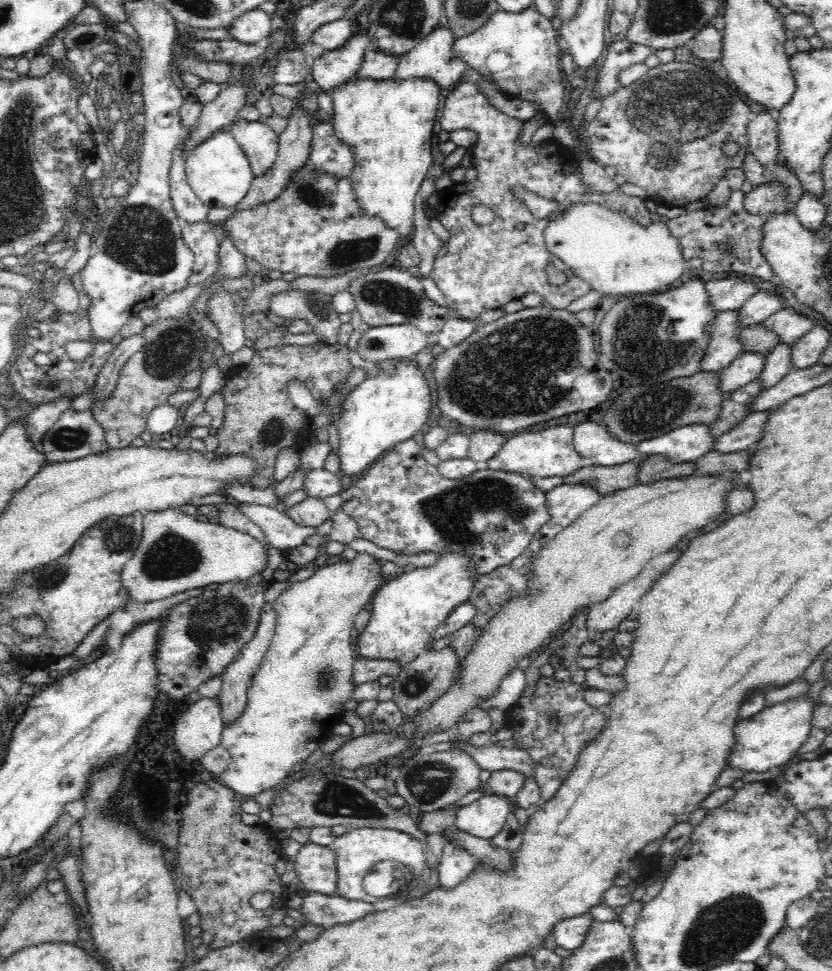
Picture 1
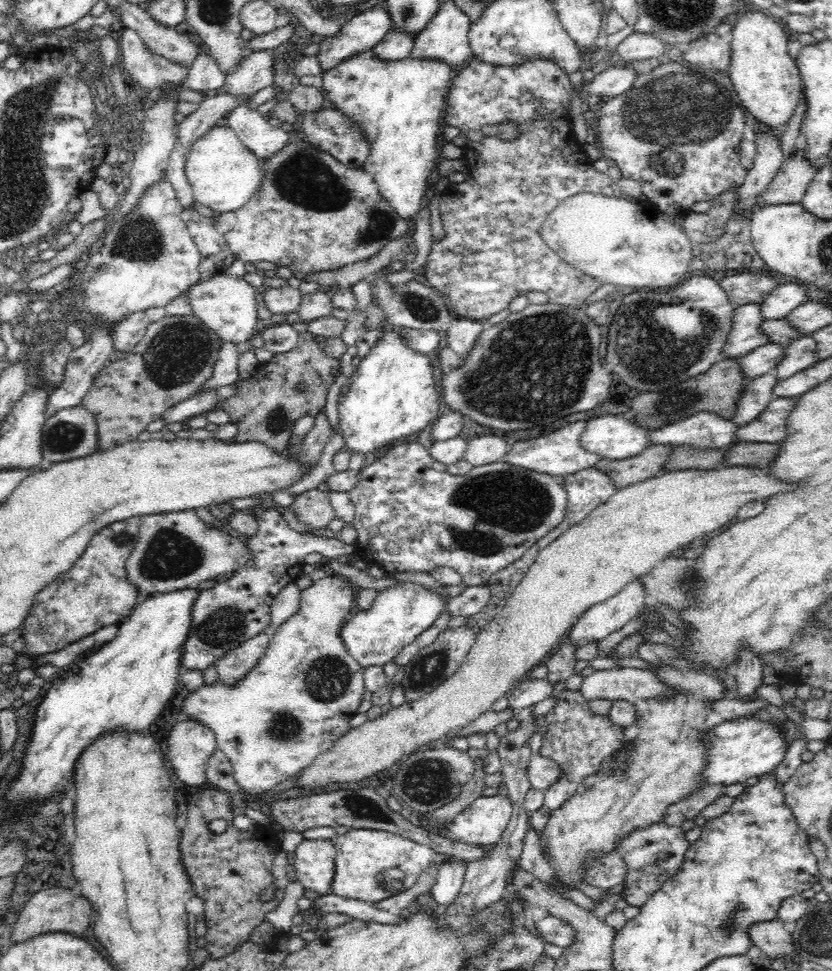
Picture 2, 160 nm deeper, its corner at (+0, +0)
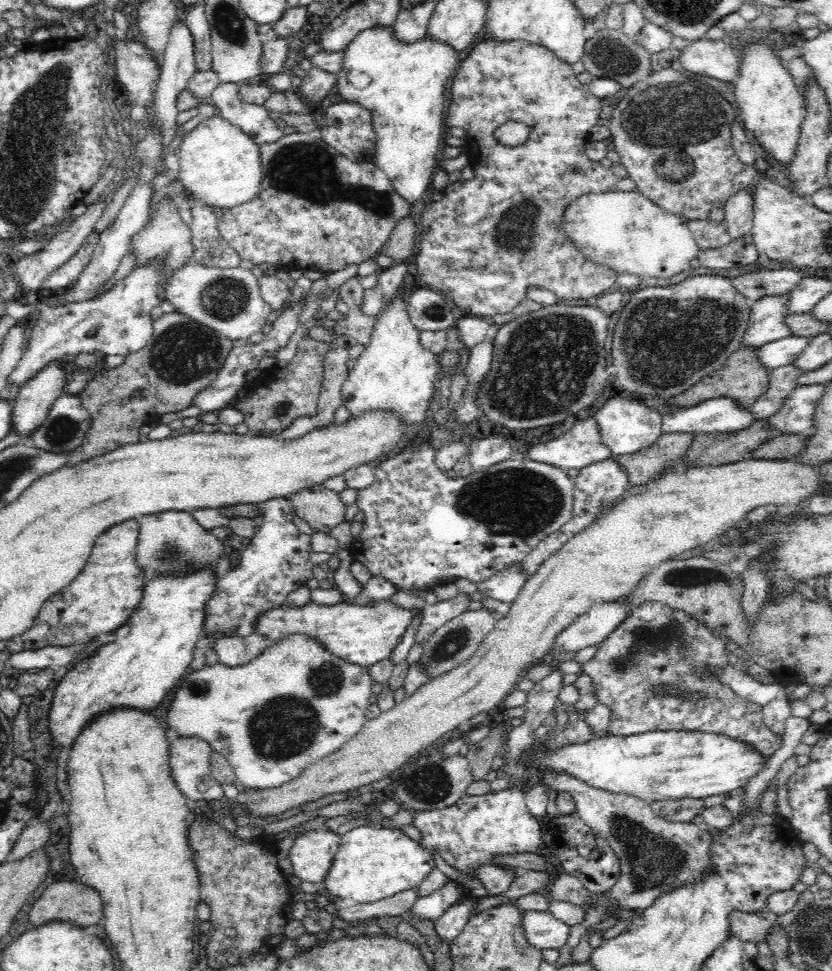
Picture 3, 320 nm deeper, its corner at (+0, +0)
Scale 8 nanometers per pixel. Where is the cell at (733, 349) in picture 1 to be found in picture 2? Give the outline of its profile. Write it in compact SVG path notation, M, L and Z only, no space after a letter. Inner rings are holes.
M746 304L736 308L732 318L732 328L726 338L724 358L738 359L757 346L762 346L768 340L768 335L762 331L762 306L761 304Z

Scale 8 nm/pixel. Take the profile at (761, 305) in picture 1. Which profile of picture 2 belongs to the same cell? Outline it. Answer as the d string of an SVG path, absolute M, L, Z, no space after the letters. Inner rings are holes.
M783 283L760 303L764 320L784 319L800 304L809 302L808 292L804 285L797 283Z

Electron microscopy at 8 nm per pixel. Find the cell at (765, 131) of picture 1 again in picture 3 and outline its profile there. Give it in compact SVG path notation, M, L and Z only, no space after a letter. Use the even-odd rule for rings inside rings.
M744 188L738 194L734 194L723 206L725 218L723 222L728 229L728 235L732 239L747 236L753 226L753 198L751 190Z

